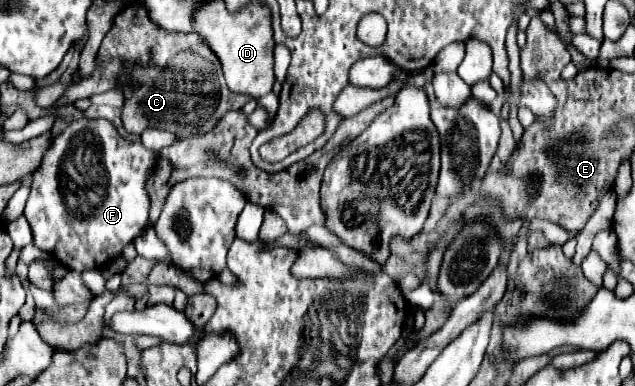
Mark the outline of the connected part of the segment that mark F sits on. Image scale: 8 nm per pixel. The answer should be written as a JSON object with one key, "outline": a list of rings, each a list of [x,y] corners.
{"outline":[[[78,119],[72,121],[46,151],[42,165],[34,171],[30,197],[24,209],[34,235],[34,245],[54,255],[72,271],[96,269],[122,255],[122,249],[132,243],[150,225],[150,195],[146,183],[156,167],[156,153],[124,139],[108,119]]]}

